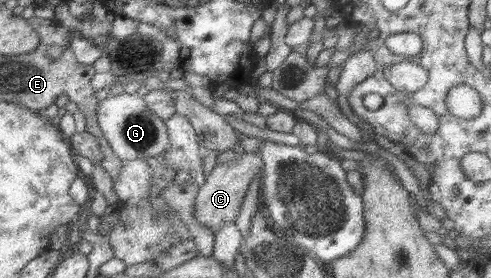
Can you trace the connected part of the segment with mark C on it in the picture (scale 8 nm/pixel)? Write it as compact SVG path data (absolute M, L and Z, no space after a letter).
M259 149L254 152L244 150L242 153L238 153L238 157L235 160L229 160L229 162L218 166L215 165L208 176L207 183L200 186L197 205L195 205L197 206L197 218L205 226L209 226L215 236L223 224L234 222L235 217L241 211L241 205L243 205L245 193L249 191L251 180L255 179L257 173L261 173L261 169L265 167L265 160L263 160Z

